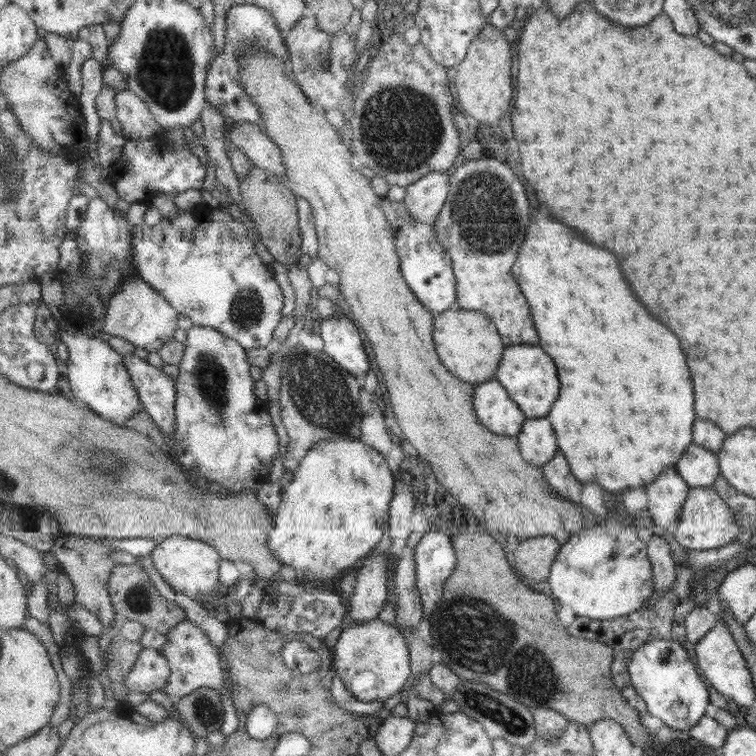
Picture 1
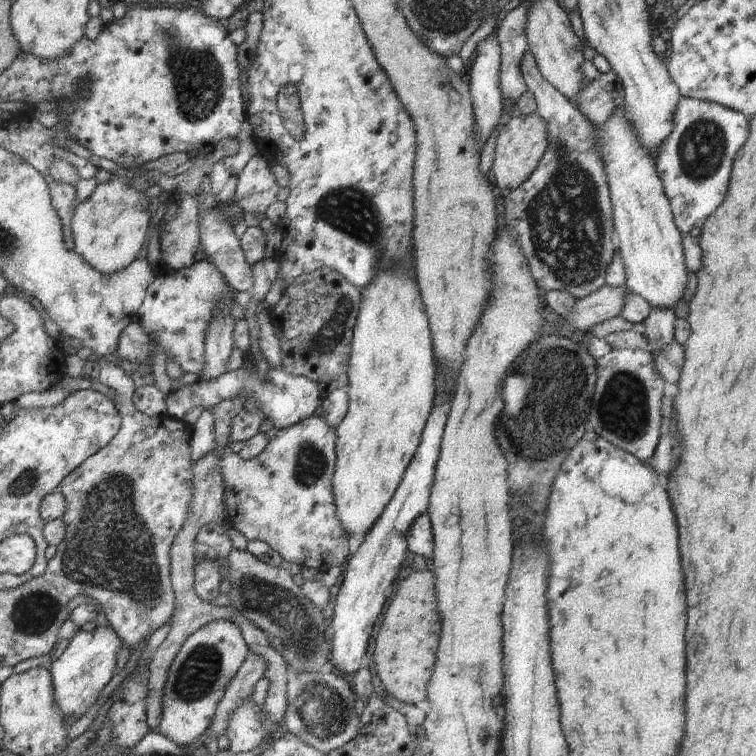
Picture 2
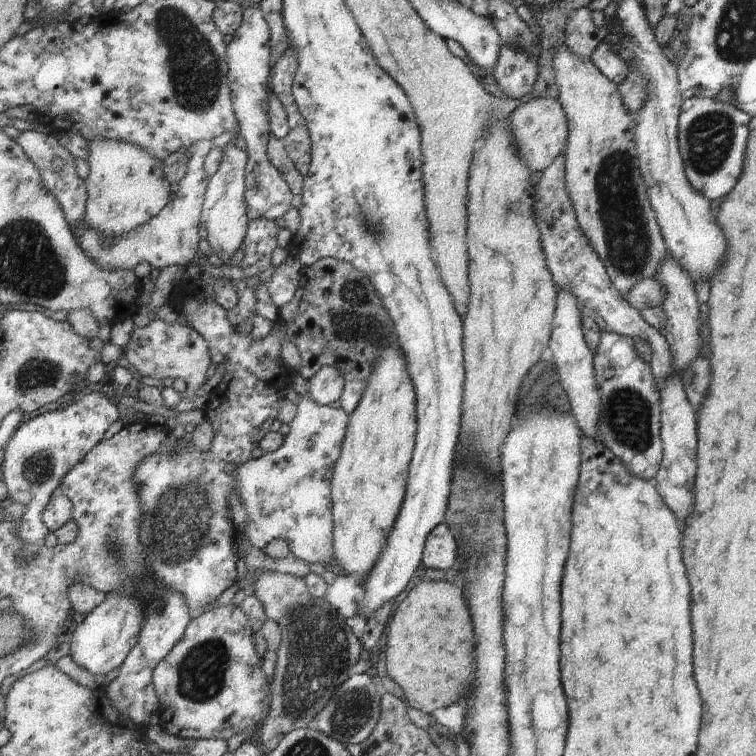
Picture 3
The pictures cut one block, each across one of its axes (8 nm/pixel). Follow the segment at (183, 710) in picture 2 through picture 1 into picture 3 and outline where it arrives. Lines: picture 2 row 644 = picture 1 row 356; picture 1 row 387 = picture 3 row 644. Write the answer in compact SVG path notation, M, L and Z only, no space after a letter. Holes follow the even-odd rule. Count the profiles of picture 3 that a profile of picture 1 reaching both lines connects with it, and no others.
M231 603L212 609L205 613L202 613L199 617L192 620L192 623L188 626L188 630L185 633L184 639L171 651L171 654L167 658L163 659L163 662L157 666L154 671L154 686L156 688L157 696L160 700L160 715L161 726L169 732L169 734L178 736L184 739L225 739L231 738L234 734L240 732L247 732L251 734L251 740L254 742L260 738L261 728L265 718L269 716L272 710L272 691L271 682L267 682L267 676L261 666L262 658L259 658L257 650L255 650L255 641L253 637L252 625L246 612L243 612L242 608L235 606Z

